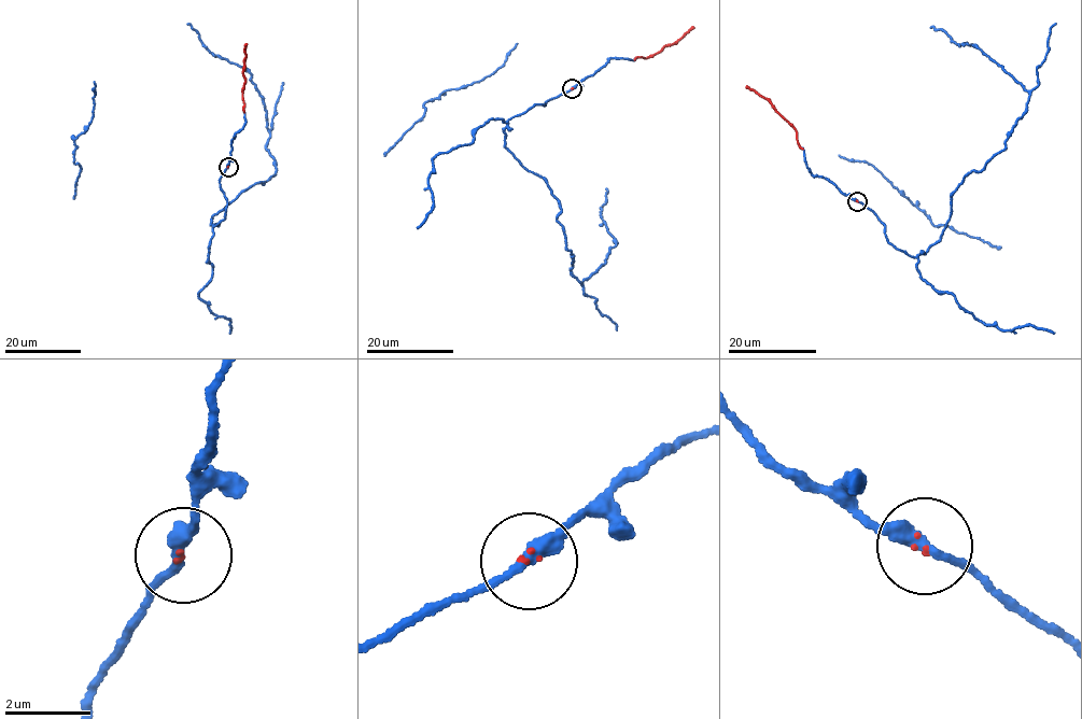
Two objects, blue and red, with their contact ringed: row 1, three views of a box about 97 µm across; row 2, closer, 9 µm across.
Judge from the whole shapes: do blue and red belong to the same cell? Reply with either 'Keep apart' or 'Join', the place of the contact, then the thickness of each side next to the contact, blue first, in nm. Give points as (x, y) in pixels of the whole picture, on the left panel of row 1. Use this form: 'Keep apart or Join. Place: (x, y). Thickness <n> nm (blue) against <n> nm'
Join. Place: (228, 167). Thickness 280 nm (blue) against 70 nm

